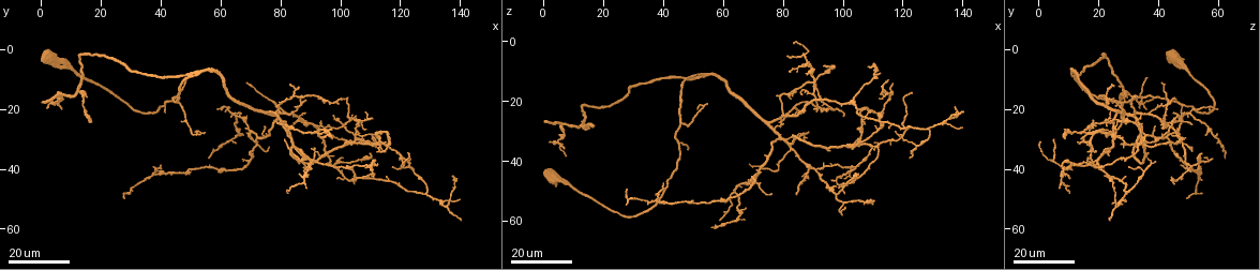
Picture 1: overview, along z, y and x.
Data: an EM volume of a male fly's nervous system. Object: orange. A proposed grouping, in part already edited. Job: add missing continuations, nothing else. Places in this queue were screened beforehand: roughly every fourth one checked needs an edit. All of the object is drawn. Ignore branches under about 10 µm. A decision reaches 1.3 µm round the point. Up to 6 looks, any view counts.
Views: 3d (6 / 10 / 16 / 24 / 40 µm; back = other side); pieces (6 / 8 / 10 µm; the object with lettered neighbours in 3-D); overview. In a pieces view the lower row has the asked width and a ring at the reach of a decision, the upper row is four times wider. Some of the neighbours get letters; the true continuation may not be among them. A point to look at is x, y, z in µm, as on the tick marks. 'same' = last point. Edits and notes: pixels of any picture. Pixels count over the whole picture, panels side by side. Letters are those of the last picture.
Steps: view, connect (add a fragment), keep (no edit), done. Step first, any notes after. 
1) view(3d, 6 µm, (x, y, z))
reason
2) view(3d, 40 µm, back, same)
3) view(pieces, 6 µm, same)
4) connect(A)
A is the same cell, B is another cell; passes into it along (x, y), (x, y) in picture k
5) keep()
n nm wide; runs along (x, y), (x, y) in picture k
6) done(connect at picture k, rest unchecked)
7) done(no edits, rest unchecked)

view(3d, 16 µm, (85, 25, 51))
tapers out

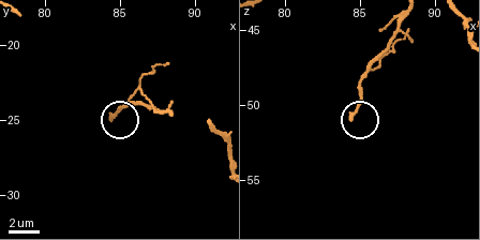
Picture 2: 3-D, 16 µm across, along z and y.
view(pieces, 10 µm, (84.4, 25.0, 51.0))

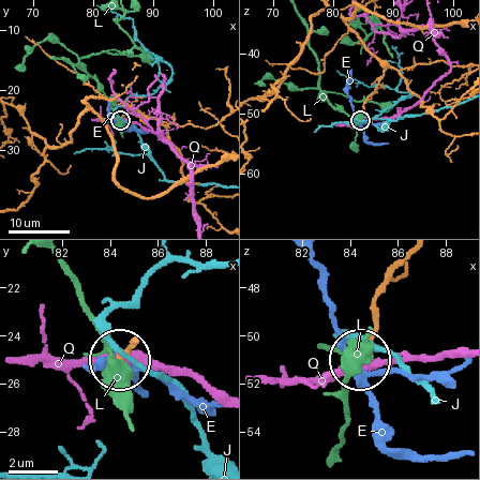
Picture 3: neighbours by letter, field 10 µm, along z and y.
keep()
E, J, L and Q are other cells; none of them fits

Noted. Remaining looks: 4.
view(3d, 16 µm, (111, 43, 11))
long arm stops here

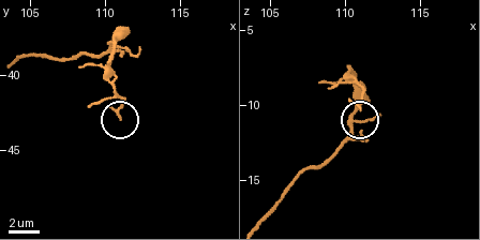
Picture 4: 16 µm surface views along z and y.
view(pieces, 10 µm, (111.2, 42.8, 10.2))
what lies round it

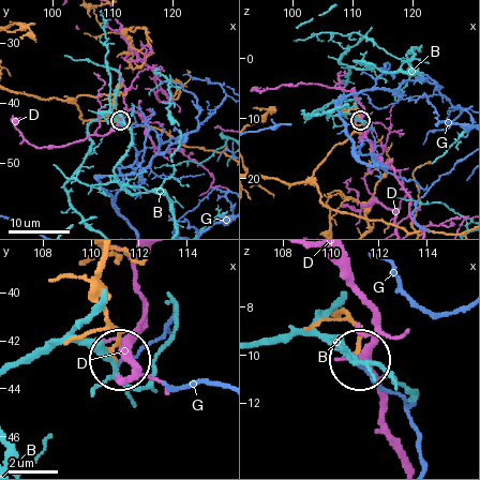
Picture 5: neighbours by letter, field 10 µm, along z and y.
keep()
B, D and G are other cells; runs along (105, 257), (99, 287), (117, 333), (115, 359) in picture 5; none of them fits

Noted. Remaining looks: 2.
view(3d, 24 µm, (1, 17, 26))
branch stops here

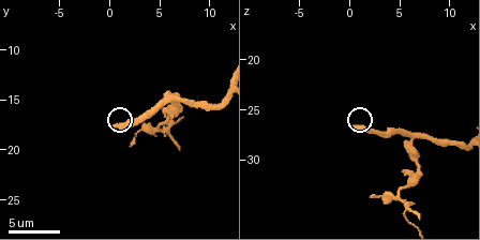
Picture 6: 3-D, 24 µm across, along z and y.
view(pieces, 8 µm, (0.6, 17.6, 26.6))

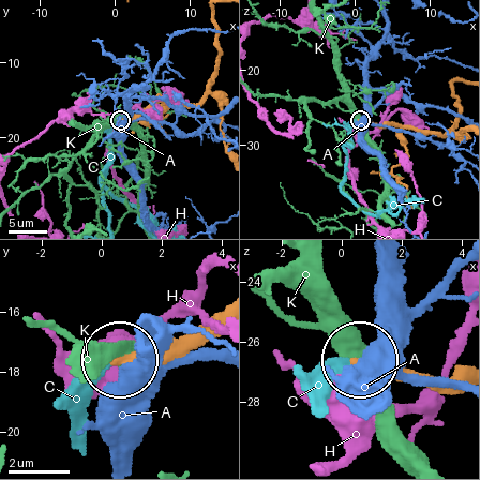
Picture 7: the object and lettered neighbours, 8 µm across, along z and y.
connect(C)
390 nm wide; C is the same cell, A, H and K are other cells; it goes on there

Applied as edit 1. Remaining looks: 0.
done(connect at picture 7, rest unchecked)

